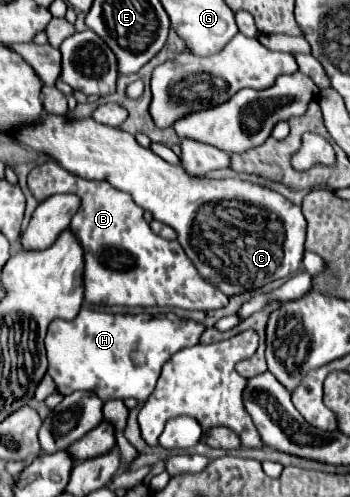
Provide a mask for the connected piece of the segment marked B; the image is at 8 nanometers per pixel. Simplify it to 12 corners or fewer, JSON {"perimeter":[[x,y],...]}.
{"perimeter":[[56,162],[38,202],[76,194],[84,300],[216,310],[178,240],[156,236],[134,200]]}

